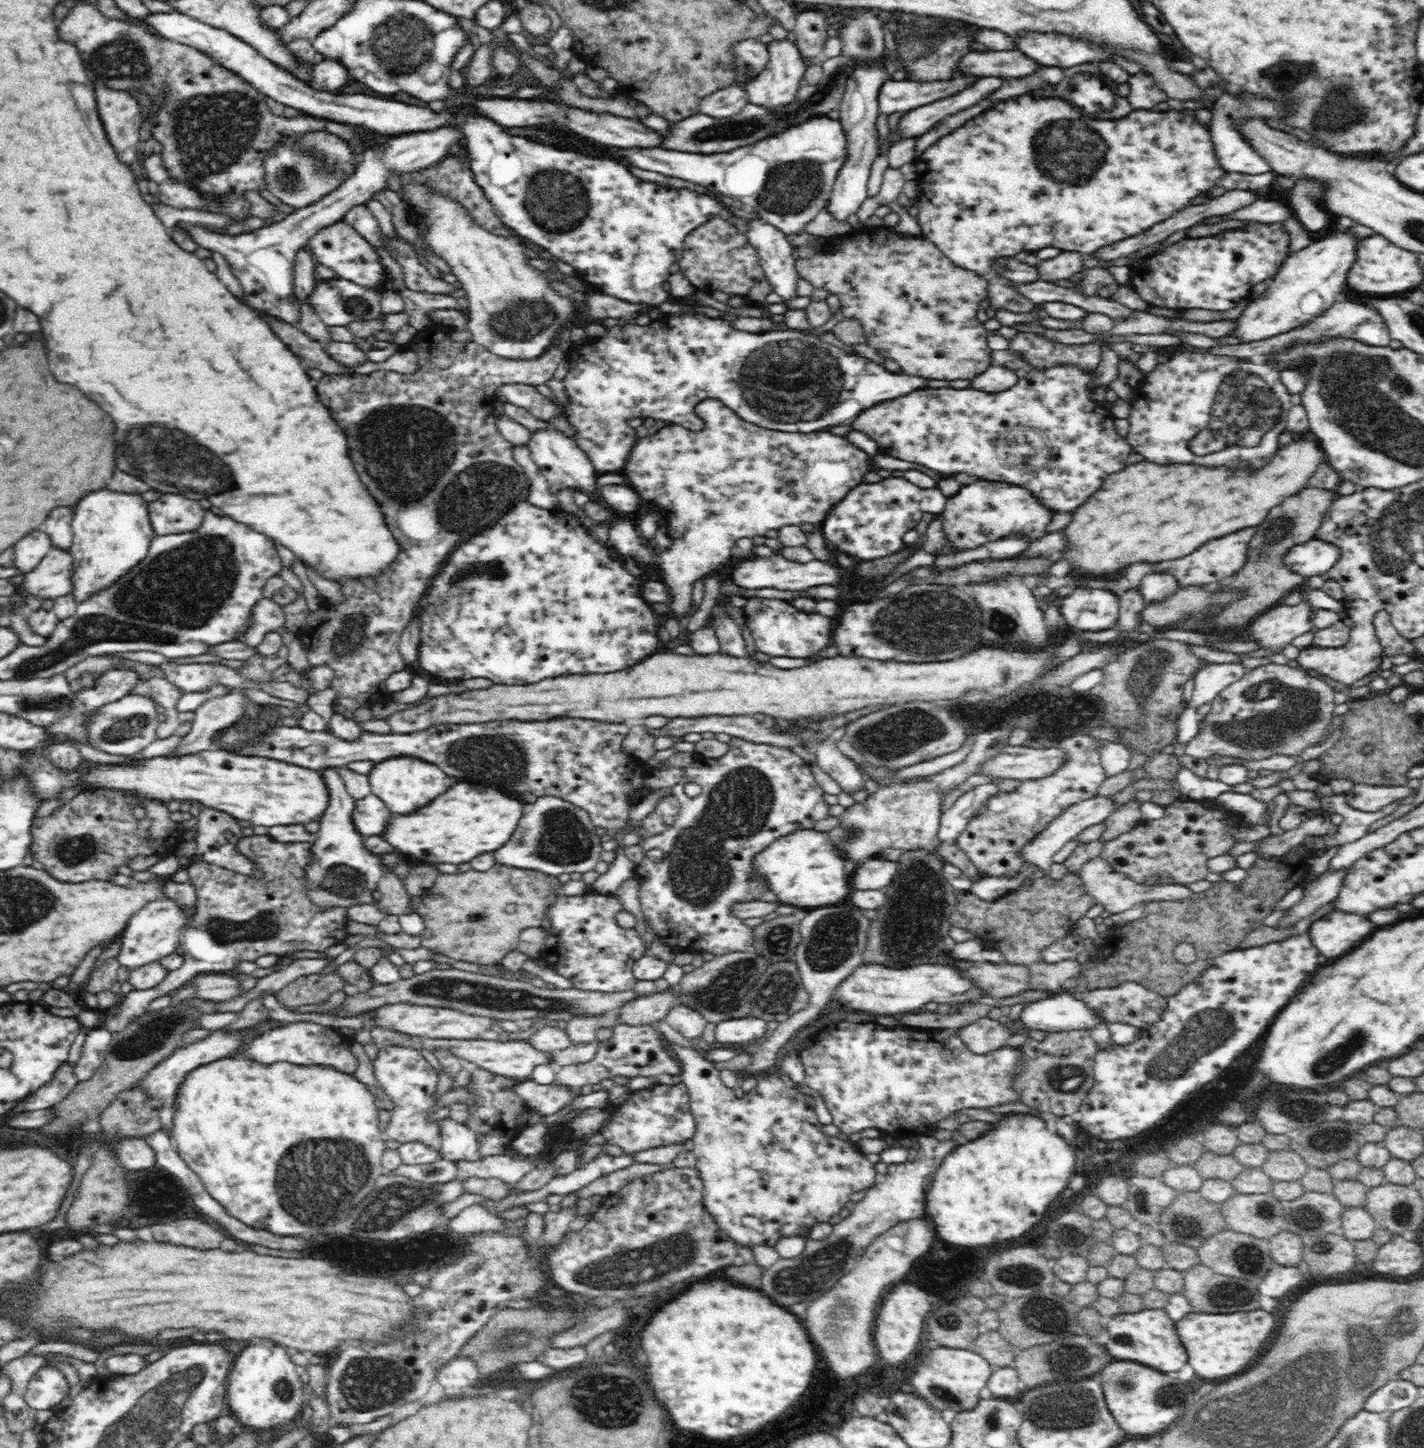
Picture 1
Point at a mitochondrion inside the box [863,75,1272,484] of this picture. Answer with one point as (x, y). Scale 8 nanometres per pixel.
(1075, 152)

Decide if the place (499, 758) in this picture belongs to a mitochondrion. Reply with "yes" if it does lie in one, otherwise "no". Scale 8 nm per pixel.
yes

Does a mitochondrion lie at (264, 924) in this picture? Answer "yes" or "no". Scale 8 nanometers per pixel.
yes

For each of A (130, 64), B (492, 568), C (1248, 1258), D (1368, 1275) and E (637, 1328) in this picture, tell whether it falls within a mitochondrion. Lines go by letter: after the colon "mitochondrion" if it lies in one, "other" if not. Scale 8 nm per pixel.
A: mitochondrion
B: mitochondrion
C: mitochondrion
D: other
E: other

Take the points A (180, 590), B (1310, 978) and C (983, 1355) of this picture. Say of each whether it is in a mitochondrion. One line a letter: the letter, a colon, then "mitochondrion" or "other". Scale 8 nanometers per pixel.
A: mitochondrion
B: other
C: other

